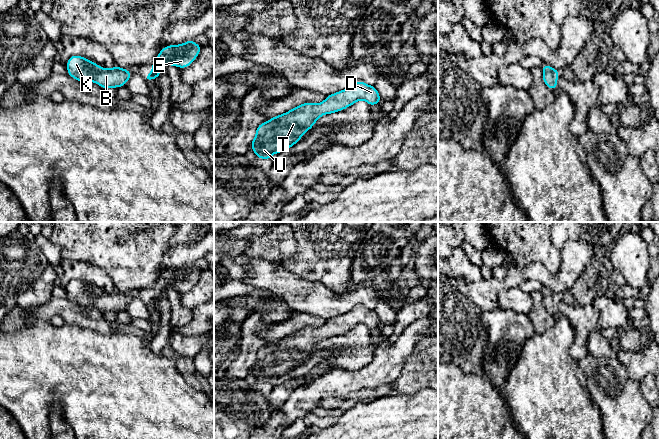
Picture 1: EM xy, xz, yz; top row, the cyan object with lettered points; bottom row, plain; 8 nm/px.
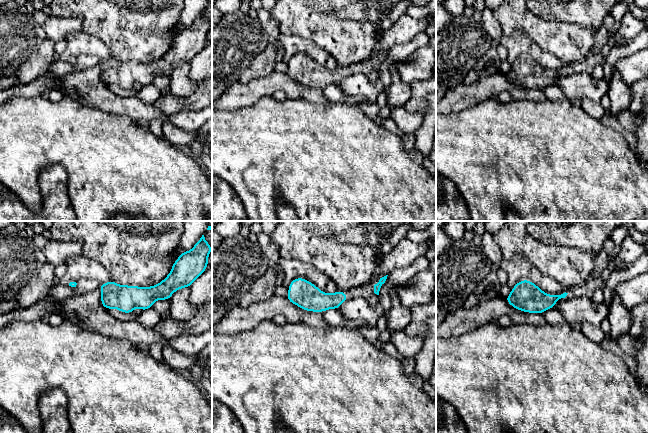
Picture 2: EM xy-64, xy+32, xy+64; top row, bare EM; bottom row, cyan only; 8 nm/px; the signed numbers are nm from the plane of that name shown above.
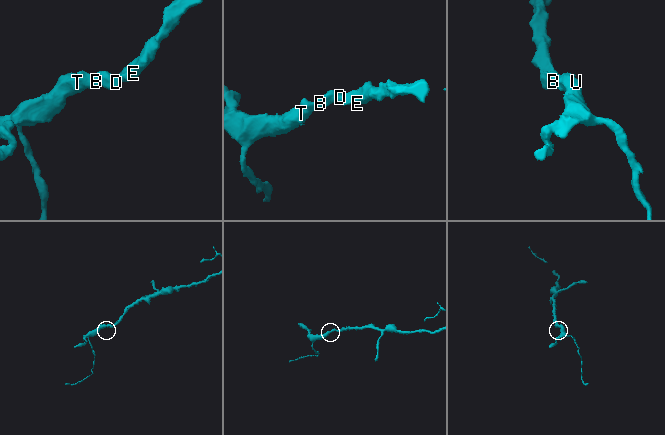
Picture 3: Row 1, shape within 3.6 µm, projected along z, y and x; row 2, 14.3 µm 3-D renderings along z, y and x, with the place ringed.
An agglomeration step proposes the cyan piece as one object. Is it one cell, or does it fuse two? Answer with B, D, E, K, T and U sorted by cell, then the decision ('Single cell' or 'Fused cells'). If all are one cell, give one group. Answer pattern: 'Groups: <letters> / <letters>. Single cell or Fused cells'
Groups: B D E K T U. Single cell

